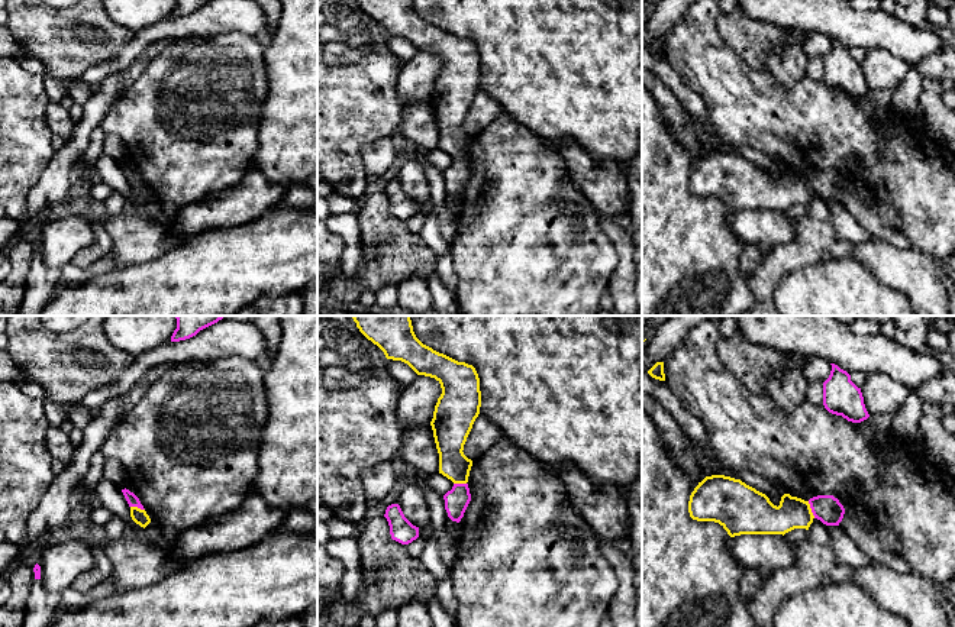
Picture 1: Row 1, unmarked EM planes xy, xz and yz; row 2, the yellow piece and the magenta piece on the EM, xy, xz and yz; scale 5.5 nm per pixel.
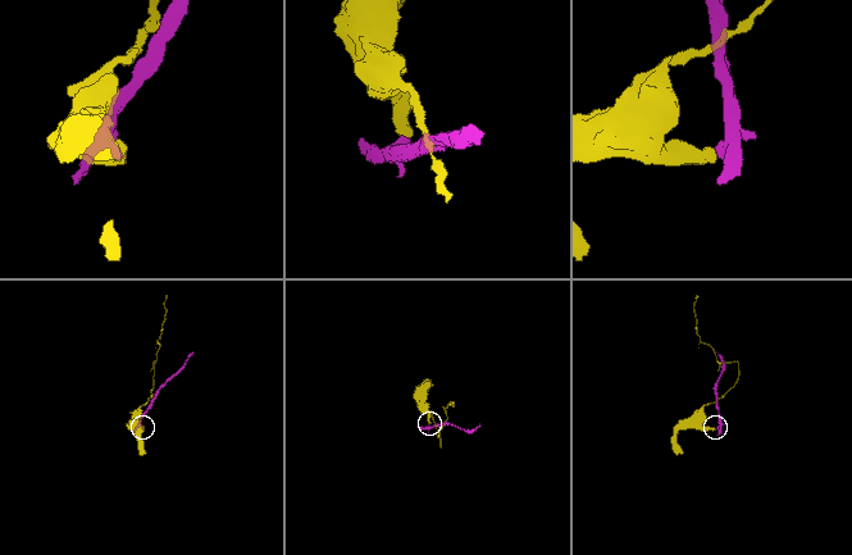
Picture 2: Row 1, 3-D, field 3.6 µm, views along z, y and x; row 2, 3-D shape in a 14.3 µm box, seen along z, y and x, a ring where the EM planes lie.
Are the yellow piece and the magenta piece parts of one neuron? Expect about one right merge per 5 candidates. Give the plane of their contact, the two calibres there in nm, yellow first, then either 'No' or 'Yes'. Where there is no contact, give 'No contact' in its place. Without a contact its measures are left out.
Touches yellow in yz. Thickness 180 nm (yellow) against 150 nm. No

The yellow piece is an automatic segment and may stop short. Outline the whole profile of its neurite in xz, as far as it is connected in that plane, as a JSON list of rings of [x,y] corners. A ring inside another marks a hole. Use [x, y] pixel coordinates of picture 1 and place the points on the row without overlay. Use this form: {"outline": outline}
{"outline": [[[356,0],[356,3],[384,28],[387,35],[401,36],[417,51],[435,54],[441,59],[442,70],[438,74],[430,97],[439,129],[439,149],[454,159],[467,159],[472,136],[462,126],[481,83],[480,54],[475,43],[423,20],[416,13],[412,0]]]}

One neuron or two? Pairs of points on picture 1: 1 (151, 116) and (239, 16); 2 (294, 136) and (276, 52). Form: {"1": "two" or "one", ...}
{"1": "two", "2": "one"}

